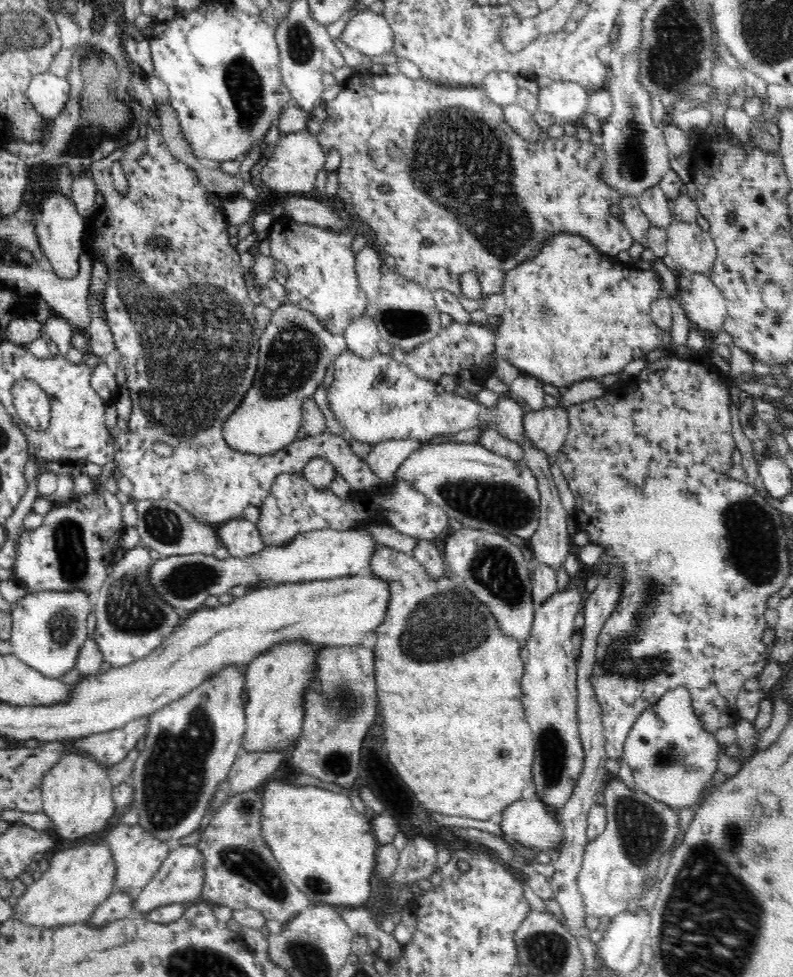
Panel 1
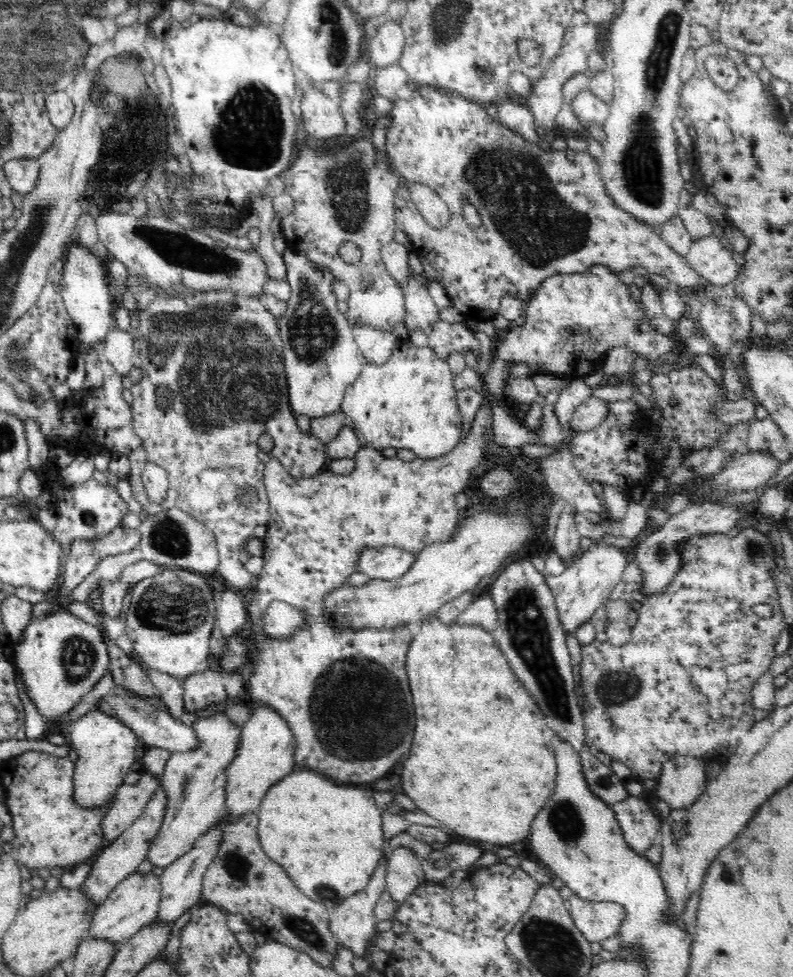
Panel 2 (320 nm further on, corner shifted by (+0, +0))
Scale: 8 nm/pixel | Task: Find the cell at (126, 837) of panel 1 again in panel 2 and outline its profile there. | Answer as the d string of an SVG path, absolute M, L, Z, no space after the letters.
M152 871L149 875L133 872L126 879L120 880L116 888L112 888L108 898L96 908L88 937L107 940L117 948L157 918L161 896L161 878L158 871Z

